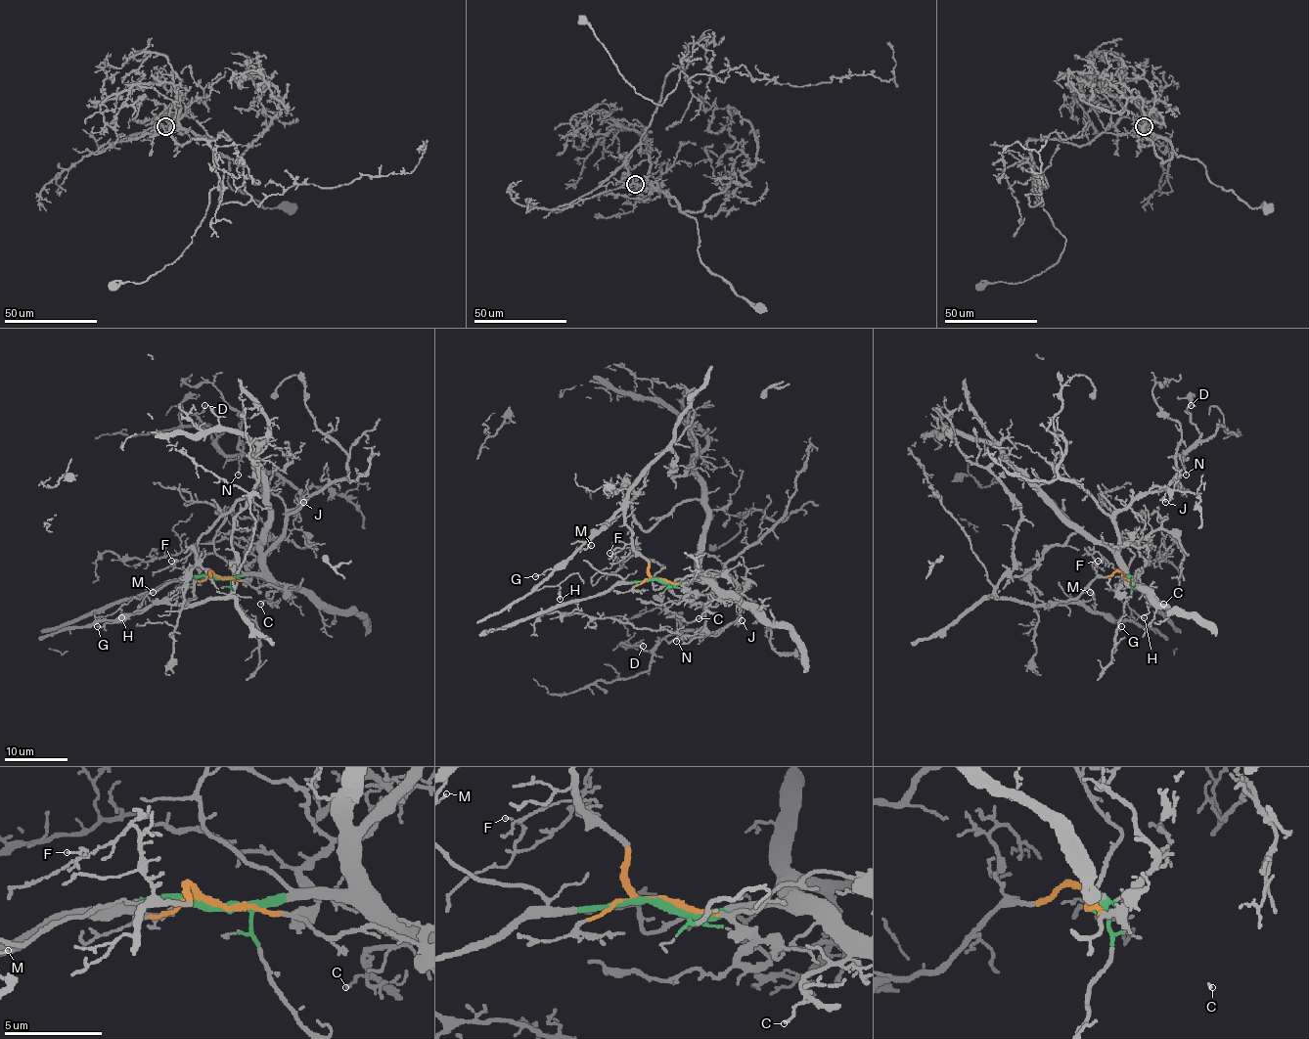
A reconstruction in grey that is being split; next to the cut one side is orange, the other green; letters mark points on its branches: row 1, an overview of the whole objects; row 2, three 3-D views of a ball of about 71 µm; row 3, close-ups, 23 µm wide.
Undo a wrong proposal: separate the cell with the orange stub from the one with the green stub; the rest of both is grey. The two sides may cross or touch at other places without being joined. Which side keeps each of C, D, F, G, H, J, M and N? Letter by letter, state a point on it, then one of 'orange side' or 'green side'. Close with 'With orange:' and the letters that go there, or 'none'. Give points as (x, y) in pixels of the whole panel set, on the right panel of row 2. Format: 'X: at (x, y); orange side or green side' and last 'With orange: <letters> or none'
C: at (1163, 604); green side
D: at (1191, 405); green side
F: at (1098, 561); orange side
G: at (1121, 626); orange side
H: at (1144, 617); orange side
J: at (1165, 502); green side
M: at (1090, 592); orange side
N: at (1186, 474); green side
With orange: F, G, H, M

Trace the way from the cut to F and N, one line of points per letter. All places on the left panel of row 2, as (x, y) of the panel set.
F: (218, 576), (210, 571), (209, 576), (203, 576), (194, 566), (173, 567), (176, 562), (171, 560)
N: (218, 577), (257, 574), (285, 517), (298, 504), (297, 488), (248, 455), (241, 457), (238, 474)

